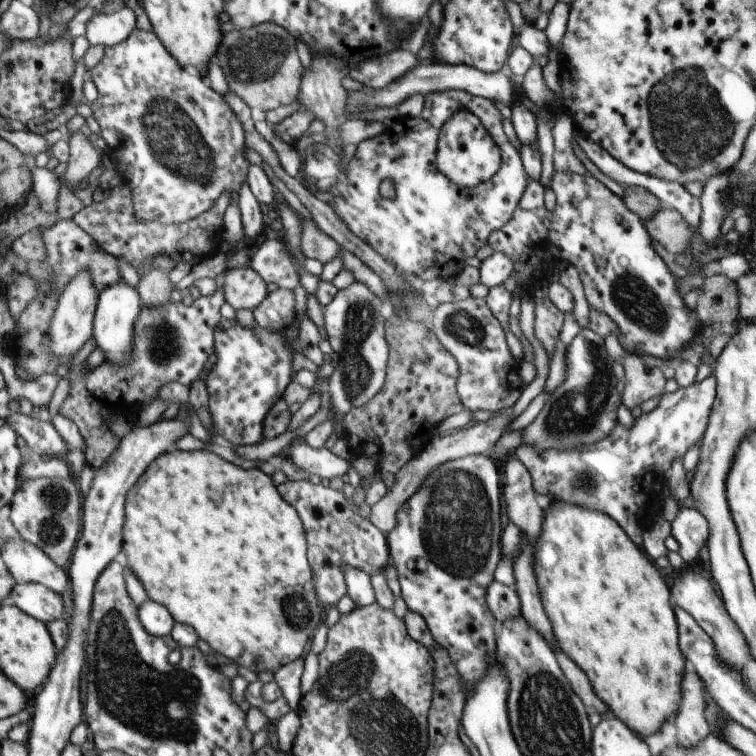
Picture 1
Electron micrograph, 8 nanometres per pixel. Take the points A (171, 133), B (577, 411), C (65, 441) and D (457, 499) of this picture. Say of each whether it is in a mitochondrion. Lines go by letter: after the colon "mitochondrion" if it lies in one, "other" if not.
A: mitochondrion
B: mitochondrion
C: other
D: mitochondrion

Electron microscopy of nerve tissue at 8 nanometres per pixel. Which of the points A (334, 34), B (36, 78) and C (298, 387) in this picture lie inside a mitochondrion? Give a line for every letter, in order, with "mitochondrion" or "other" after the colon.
A: other
B: other
C: other

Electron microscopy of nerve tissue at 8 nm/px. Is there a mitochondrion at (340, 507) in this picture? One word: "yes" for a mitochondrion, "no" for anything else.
no

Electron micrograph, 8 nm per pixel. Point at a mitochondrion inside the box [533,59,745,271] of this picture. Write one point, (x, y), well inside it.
(685, 144)

